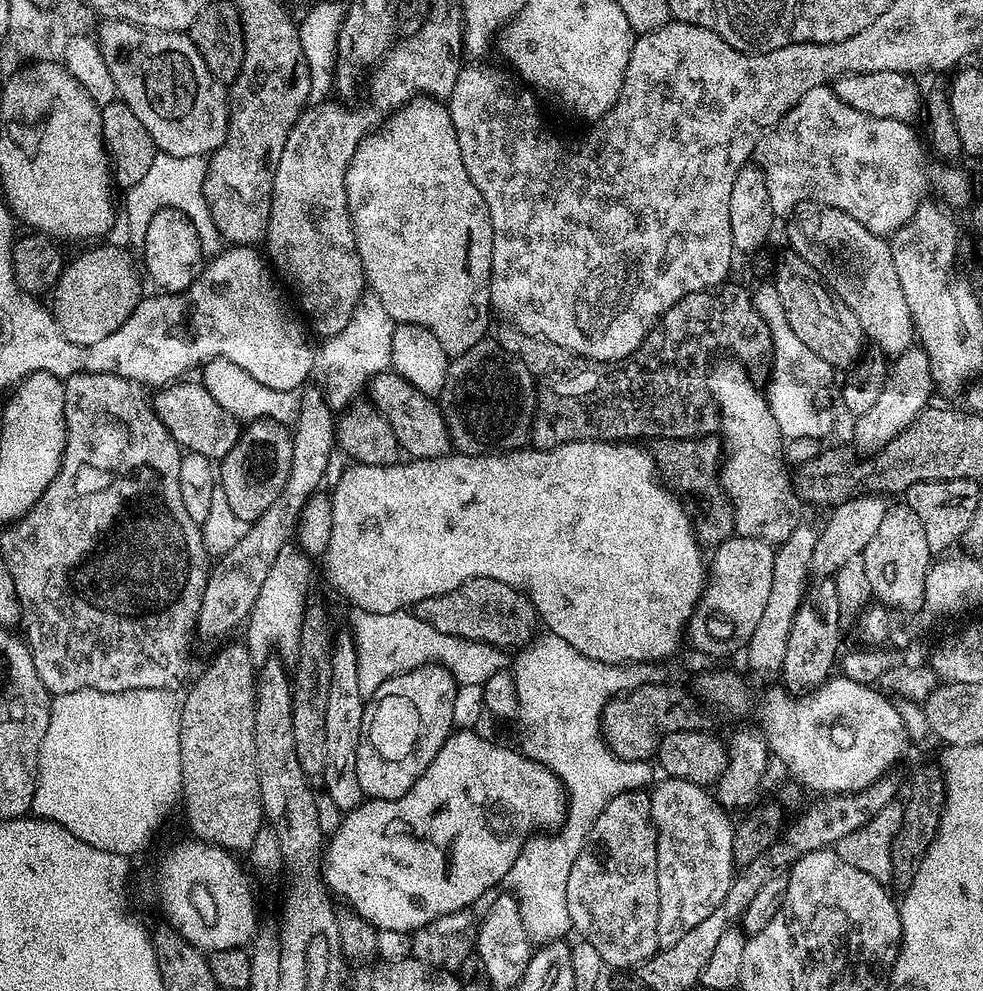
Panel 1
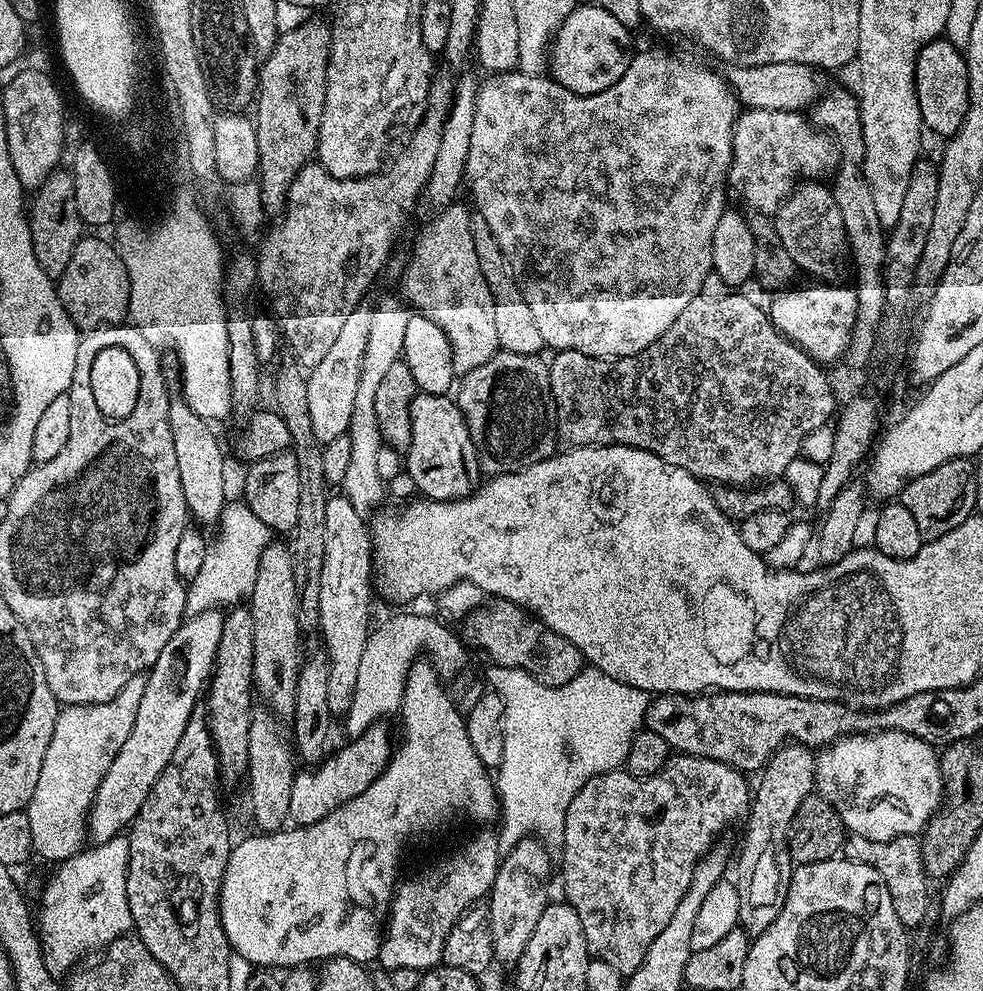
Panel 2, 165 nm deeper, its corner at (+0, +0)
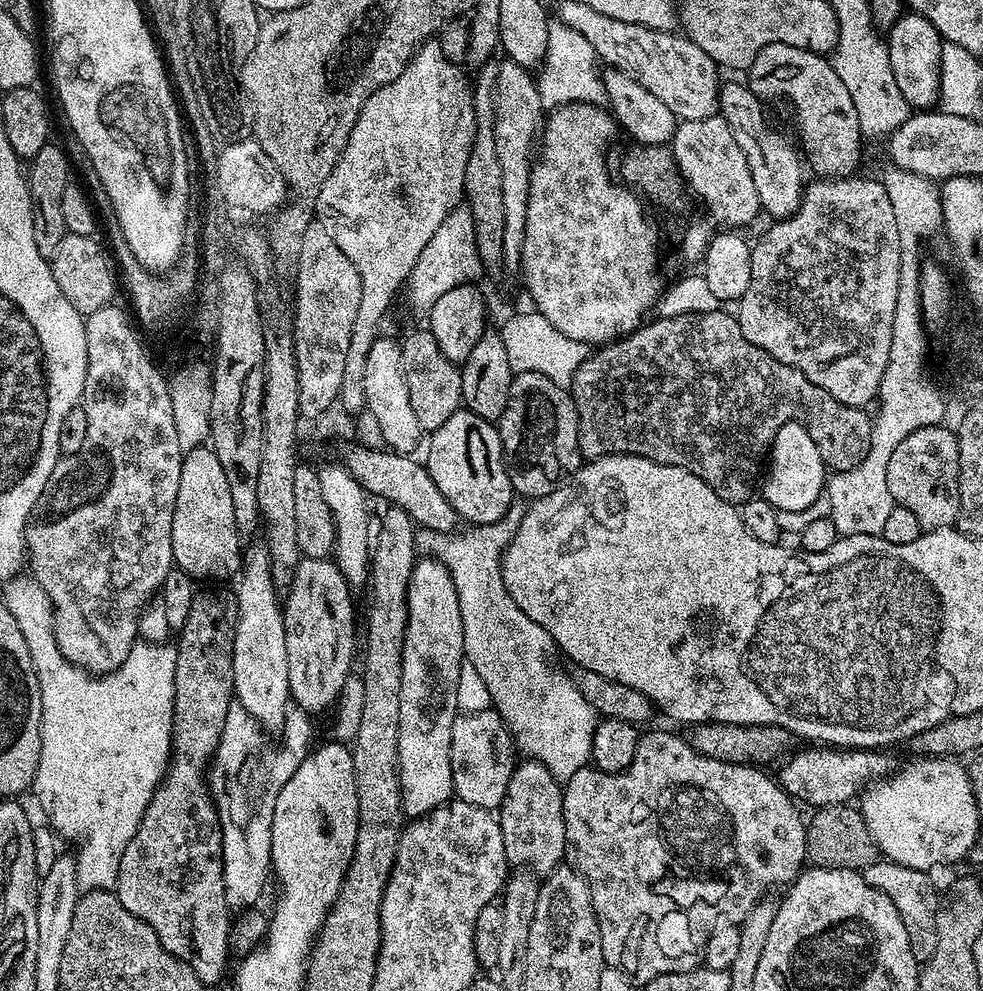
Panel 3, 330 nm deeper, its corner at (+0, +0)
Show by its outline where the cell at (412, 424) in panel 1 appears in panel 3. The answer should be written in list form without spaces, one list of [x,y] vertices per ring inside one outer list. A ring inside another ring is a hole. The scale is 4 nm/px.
[[[461,410],[450,414],[450,418],[446,418],[446,422],[442,422],[442,426],[438,426],[438,430],[434,430],[427,437],[426,446],[427,442],[426,467],[430,478],[434,478],[434,486],[438,486],[438,490],[442,490],[442,494],[446,494],[446,502],[450,502],[450,506],[454,506],[456,515],[461,521],[468,520],[464,522],[469,525],[493,524],[508,513],[514,503],[514,493],[508,472],[504,468],[500,429],[495,423],[483,420],[473,412]]]

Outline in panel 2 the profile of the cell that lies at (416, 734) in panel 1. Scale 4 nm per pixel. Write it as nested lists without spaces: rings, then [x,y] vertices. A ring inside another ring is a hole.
[[[387,723],[371,724],[361,736],[349,739],[345,748],[329,755],[311,770],[297,771],[290,790],[290,817],[297,825],[313,824],[333,812],[340,804],[362,794],[374,778],[386,770],[394,751],[394,740],[388,737]],[[308,771],[308,772],[304,772]]]

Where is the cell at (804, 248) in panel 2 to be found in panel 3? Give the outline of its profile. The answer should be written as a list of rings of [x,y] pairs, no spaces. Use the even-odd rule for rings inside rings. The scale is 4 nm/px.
[[[726,82],[721,85],[718,112],[730,126],[738,146],[742,146],[742,154],[746,154],[748,173],[754,178],[754,190],[758,190],[761,209],[765,213],[769,212],[773,221],[787,220],[800,209],[800,202],[804,199],[806,168],[797,145],[795,143],[792,145],[768,121],[764,108],[766,108],[765,101],[754,95],[747,83]]]

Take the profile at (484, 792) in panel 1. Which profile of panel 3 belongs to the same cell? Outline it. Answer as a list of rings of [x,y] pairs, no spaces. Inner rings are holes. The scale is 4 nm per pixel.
[[[417,559],[408,583],[408,621],[402,646],[402,698],[398,702],[398,766],[404,811],[415,818],[434,810],[453,799],[452,771],[450,770],[450,730],[458,715],[458,686],[465,667],[464,639],[462,638],[462,610],[458,606],[458,590],[440,560]]]

